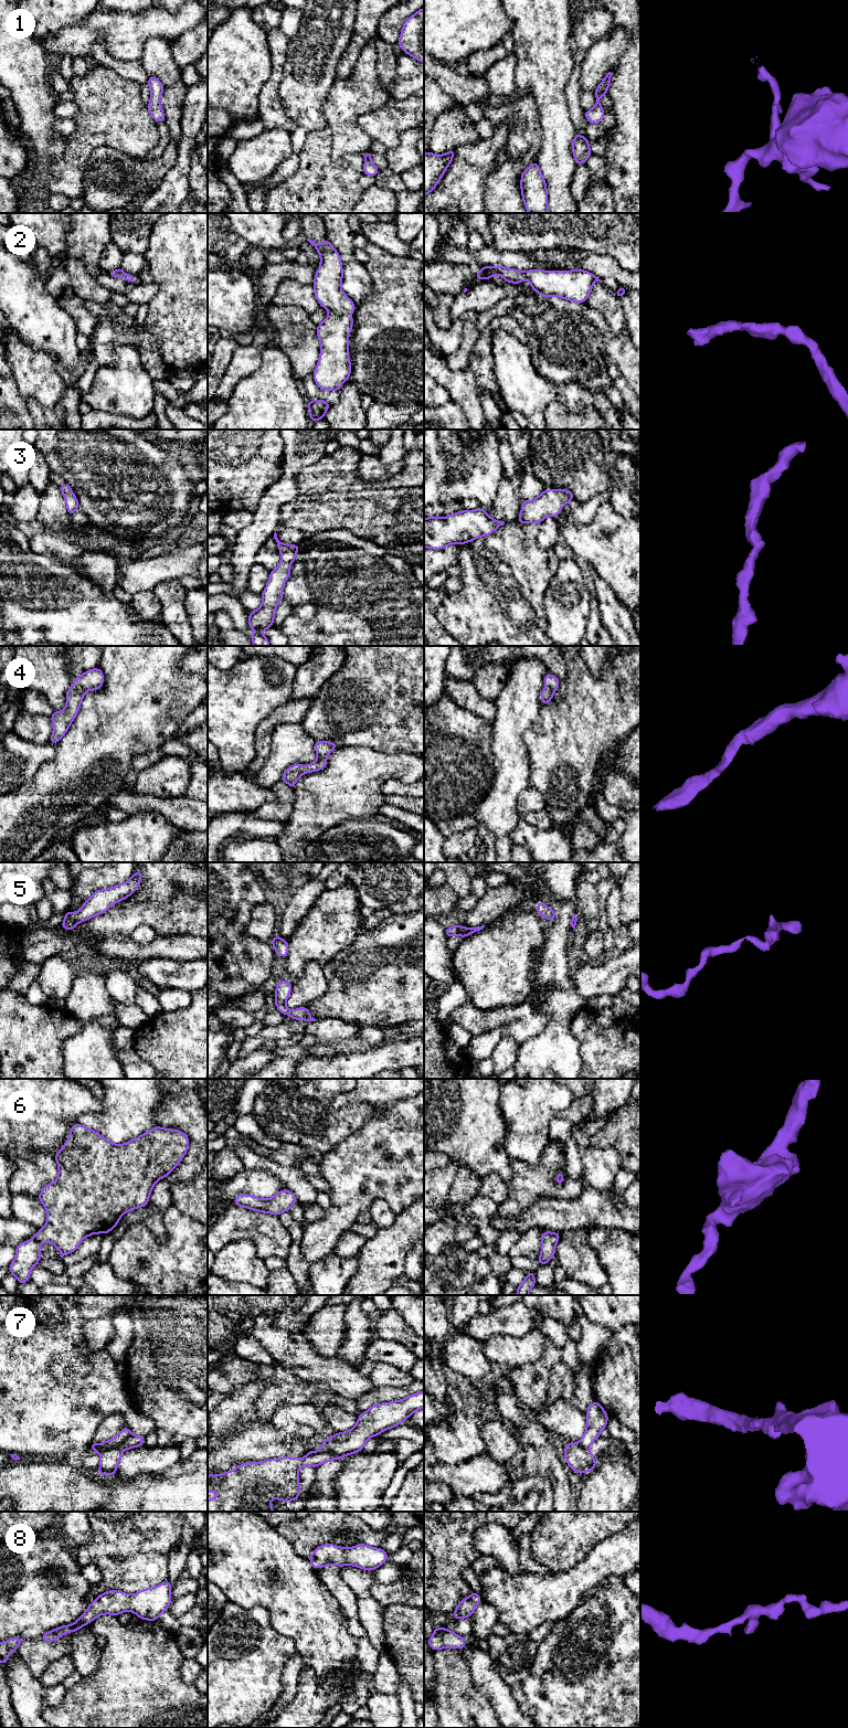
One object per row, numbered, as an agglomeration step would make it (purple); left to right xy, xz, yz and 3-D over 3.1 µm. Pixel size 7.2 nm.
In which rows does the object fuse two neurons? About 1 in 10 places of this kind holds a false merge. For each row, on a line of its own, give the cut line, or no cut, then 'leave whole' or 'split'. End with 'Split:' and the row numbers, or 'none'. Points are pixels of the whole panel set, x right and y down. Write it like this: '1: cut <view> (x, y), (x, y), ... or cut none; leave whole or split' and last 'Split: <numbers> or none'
1: cut none; leave whole
2: cut none; leave whole
3: cut none; leave whole
4: cut none; leave whole
5: cut none; leave whole
6: cut none; leave whole
7: cut xy (131, 1433), (119, 1444), (98, 1452); split
8: cut none; leave whole
Split: 7

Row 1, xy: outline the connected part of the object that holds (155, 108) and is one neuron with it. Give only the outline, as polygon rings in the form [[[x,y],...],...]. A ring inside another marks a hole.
[[[149,76],[148,85],[150,87],[150,103],[147,108],[157,123],[165,121],[165,114],[159,103],[165,87],[156,76]]]

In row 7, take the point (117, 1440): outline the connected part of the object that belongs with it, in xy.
[[[126,1425],[116,1437],[114,1437],[113,1439],[106,1441],[106,1442],[102,1442],[99,1444],[93,1442],[91,1445],[91,1451],[103,1451],[106,1449],[112,1449],[115,1446],[120,1445],[129,1435],[131,1434],[131,1432],[129,1431],[128,1427]]]

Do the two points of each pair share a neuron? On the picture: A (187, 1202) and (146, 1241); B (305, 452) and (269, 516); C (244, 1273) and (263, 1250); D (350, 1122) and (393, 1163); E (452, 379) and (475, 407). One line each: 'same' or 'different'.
A: different
B: same
C: different
D: different
E: same

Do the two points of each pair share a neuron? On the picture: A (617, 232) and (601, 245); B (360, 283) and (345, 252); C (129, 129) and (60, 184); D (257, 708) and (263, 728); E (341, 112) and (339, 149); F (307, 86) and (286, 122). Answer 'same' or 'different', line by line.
A: same
B: same
C: same
D: different
E: same
F: different

